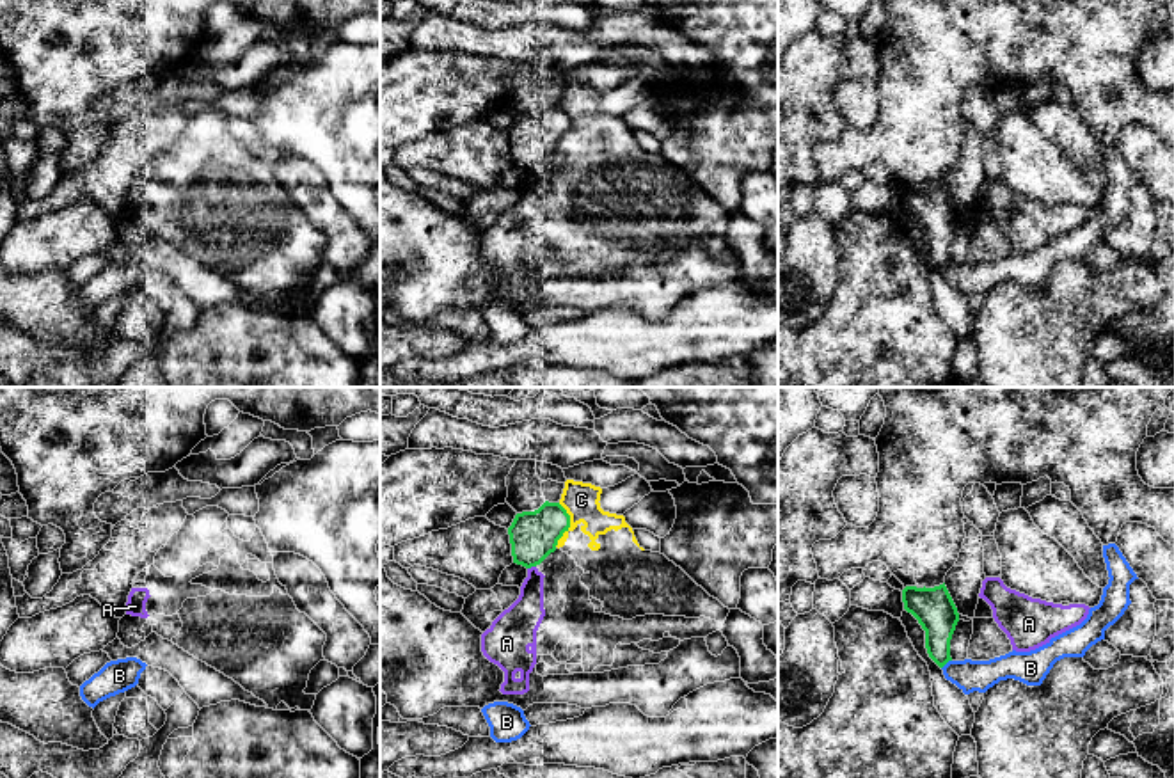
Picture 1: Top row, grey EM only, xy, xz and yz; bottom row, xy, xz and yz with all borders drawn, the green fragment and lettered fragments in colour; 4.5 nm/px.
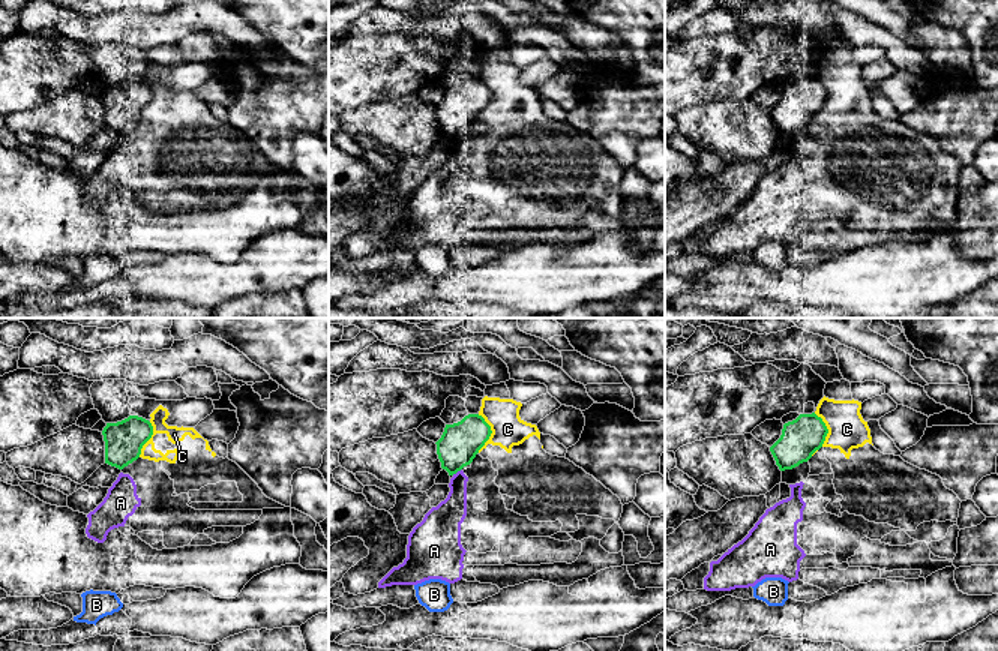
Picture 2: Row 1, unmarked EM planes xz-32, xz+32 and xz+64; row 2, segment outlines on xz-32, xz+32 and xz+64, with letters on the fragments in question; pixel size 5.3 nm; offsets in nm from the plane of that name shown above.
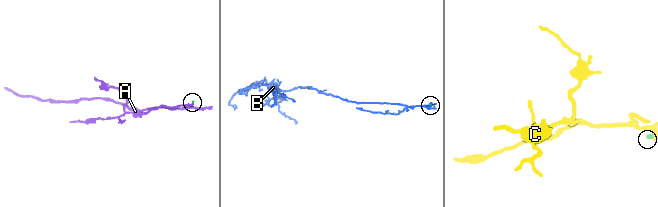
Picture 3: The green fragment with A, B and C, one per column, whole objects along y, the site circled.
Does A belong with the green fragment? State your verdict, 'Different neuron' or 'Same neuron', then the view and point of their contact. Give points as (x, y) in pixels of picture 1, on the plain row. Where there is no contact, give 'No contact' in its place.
Different neuron. Touches green at xz (531, 167)

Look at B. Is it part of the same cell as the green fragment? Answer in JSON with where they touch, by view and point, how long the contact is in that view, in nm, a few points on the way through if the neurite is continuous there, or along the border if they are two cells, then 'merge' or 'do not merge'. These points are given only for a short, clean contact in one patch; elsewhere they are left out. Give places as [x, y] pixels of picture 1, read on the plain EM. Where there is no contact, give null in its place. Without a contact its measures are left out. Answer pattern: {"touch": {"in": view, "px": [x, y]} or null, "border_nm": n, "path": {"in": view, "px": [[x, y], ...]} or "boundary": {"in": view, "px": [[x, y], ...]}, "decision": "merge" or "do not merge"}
{"touch": {"in": "yz", "px": [945, 265]}, "border_nm": 60, "decision": "do not merge"}

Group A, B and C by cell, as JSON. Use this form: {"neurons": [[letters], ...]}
{"neurons": [["A", "C"], ["B"]]}

